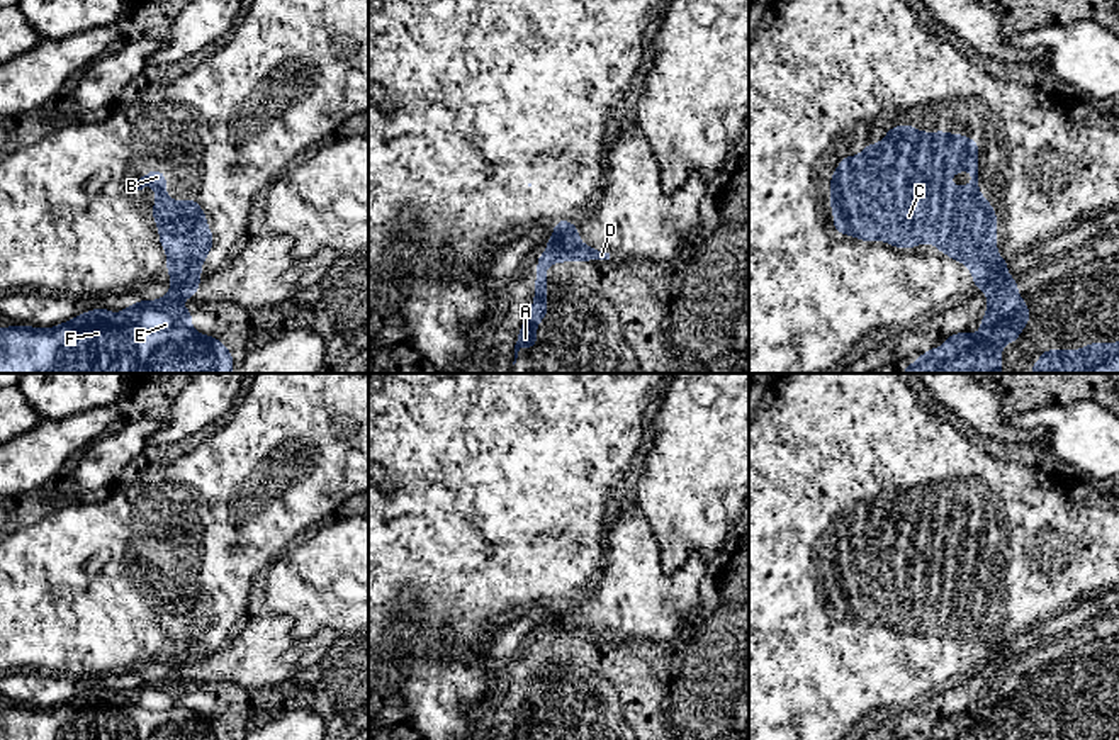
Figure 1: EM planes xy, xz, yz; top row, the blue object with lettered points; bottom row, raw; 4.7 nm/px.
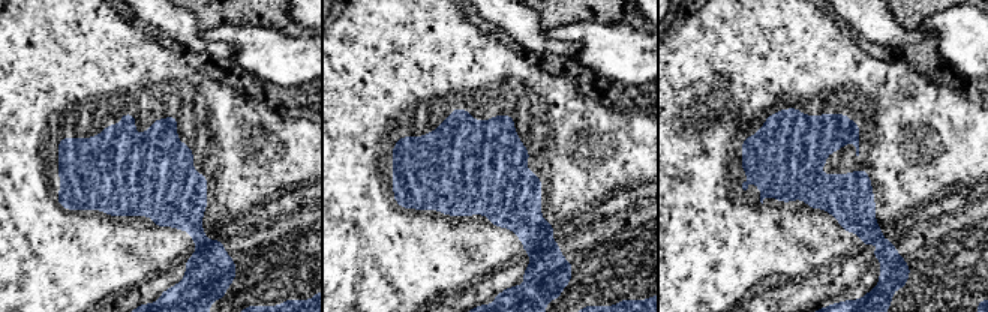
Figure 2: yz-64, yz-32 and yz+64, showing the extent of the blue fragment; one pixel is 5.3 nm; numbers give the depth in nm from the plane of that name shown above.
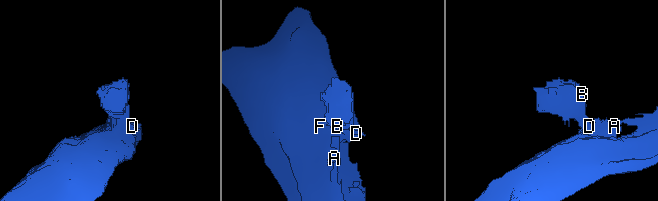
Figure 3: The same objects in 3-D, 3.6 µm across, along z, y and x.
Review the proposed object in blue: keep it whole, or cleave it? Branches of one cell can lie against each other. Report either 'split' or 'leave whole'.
split

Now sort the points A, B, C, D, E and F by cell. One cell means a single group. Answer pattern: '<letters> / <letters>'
A D E F / B C

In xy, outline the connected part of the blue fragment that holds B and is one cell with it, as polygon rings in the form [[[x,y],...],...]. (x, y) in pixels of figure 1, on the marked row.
[[[160,168],[141,173],[132,182],[134,193],[144,193],[144,180],[153,183],[158,199],[153,202],[153,219],[158,224],[160,246],[166,249],[166,270],[173,287],[199,285],[200,266],[214,246],[214,234],[207,229],[207,216],[199,200],[170,200],[166,175]]]

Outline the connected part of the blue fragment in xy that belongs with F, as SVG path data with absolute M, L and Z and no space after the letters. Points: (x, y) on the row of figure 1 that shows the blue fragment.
M197 285L172 287L161 300L143 299L124 307L119 316L112 309L82 312L56 328L10 326L0 328L0 373L231 373L231 351L214 336L192 329L192 312L180 300L197 295Z

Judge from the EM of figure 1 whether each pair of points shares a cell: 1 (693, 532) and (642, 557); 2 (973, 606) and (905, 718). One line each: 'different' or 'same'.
1: different
2: different

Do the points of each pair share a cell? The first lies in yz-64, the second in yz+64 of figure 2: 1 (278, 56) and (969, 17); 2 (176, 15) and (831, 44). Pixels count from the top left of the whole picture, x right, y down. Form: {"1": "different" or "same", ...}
{"1": "same", "2": "different"}

